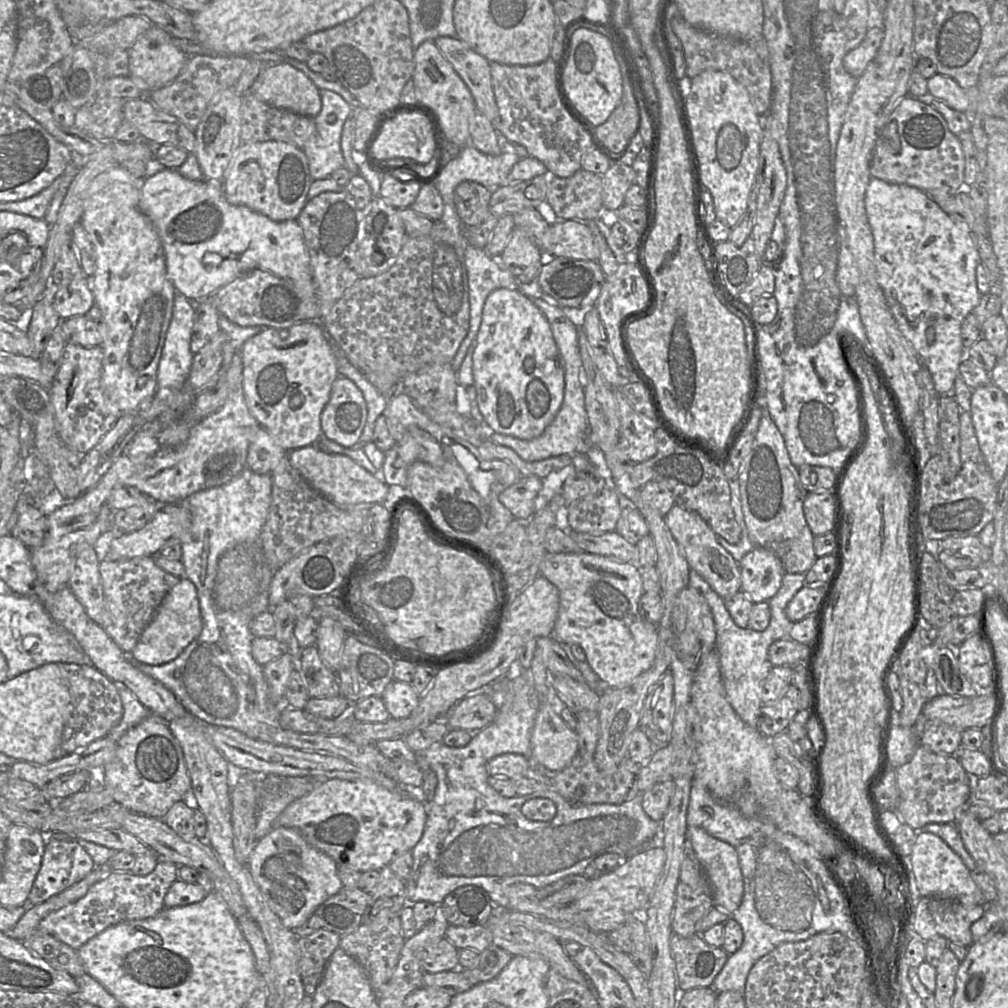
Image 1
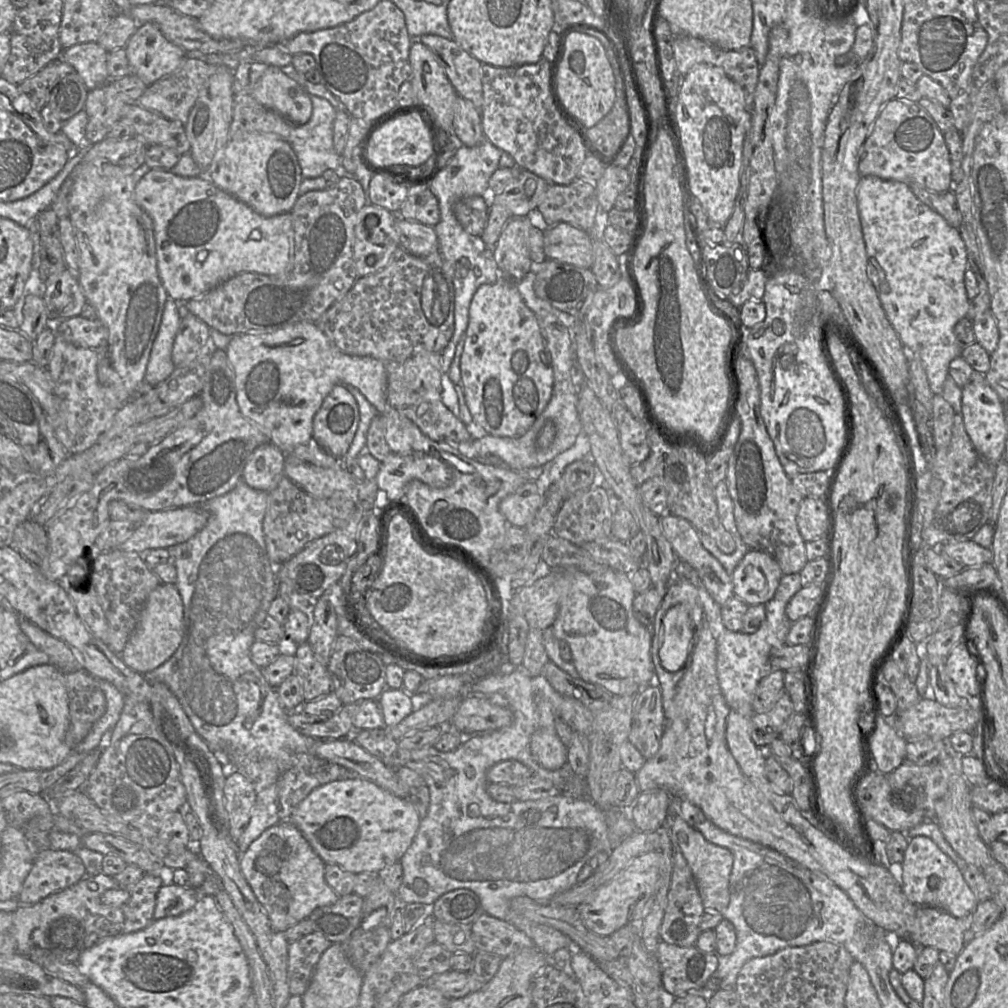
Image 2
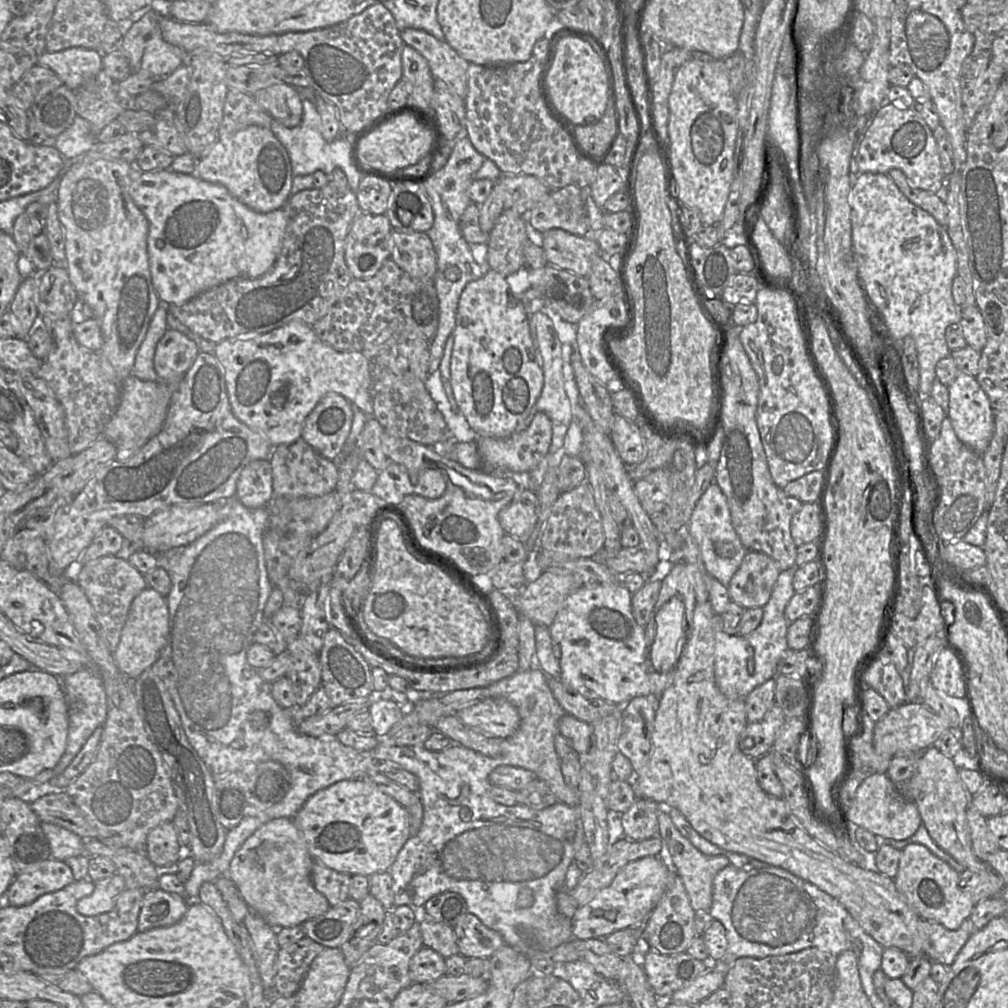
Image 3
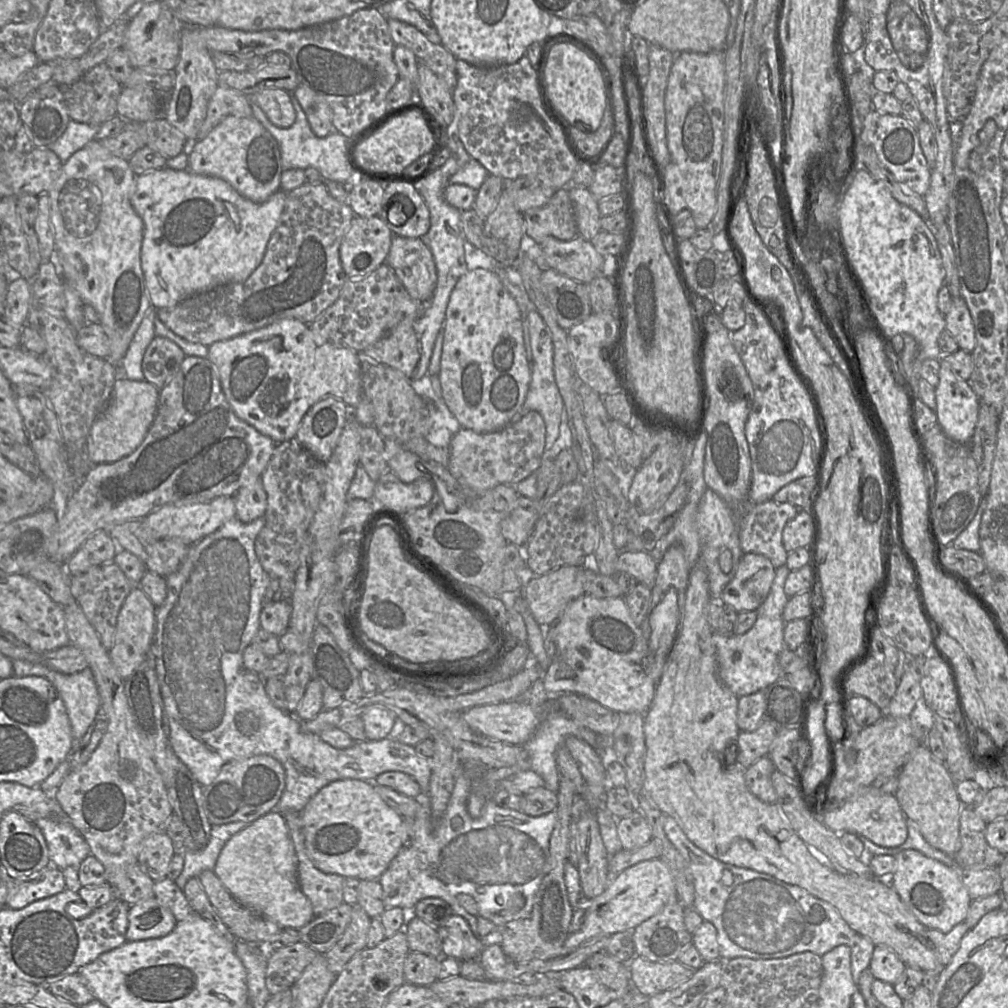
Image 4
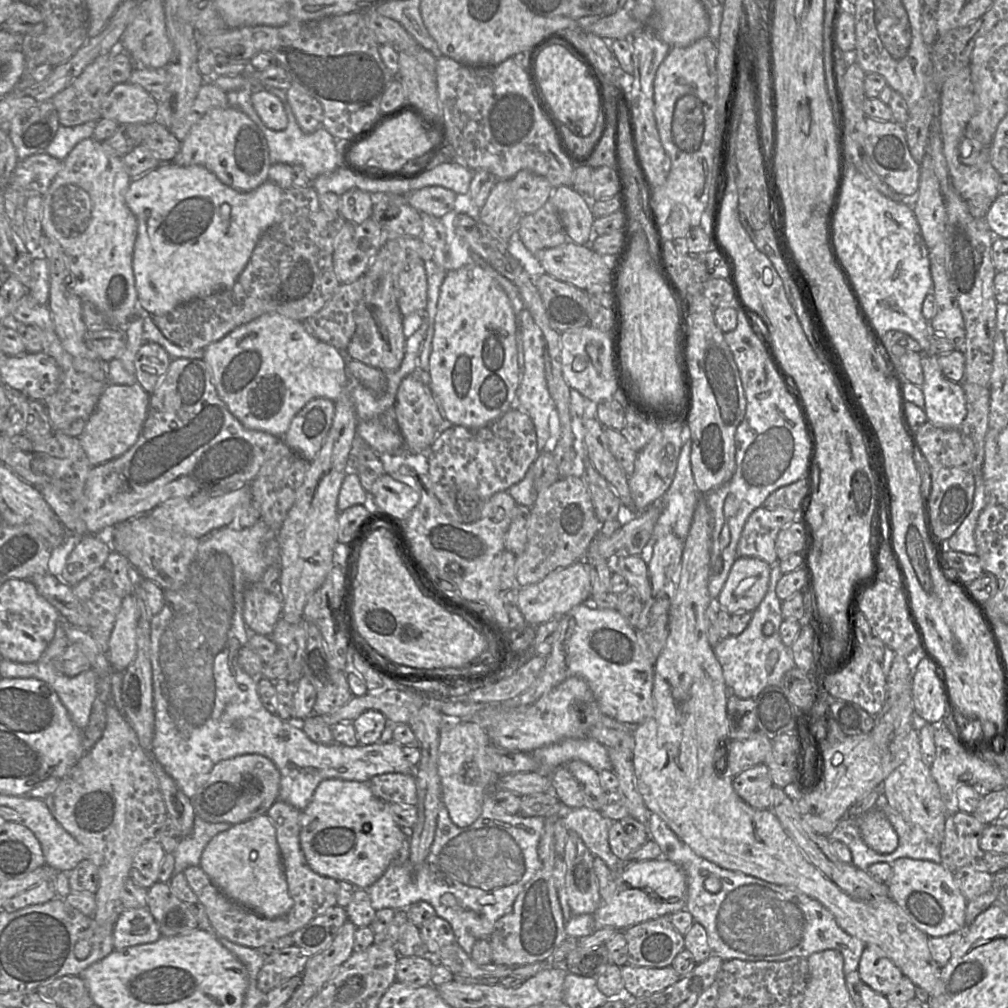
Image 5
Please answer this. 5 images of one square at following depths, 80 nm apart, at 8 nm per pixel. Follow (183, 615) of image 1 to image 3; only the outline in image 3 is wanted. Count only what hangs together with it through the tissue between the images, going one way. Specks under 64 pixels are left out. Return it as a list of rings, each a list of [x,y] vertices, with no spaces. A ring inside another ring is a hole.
[[[145,588],[135,597],[130,606],[120,642],[113,653],[118,669],[135,679],[158,660],[169,635],[170,618],[166,597],[152,588]]]

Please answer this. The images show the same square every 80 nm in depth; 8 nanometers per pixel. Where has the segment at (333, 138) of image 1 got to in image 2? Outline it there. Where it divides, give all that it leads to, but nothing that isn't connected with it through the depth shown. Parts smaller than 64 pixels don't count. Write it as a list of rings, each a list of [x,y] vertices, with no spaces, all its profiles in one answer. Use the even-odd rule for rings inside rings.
[[[311,96],[311,118],[301,126],[294,126],[288,143],[297,157],[303,178],[320,177],[326,170],[336,170],[341,164],[341,155],[338,155],[333,145],[333,121],[336,117],[336,108],[326,99]]]

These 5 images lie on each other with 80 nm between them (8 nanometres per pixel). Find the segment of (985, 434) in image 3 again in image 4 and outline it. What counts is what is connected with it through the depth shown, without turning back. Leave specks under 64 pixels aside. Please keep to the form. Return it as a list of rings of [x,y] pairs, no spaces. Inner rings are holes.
[[[940,361],[934,410],[942,431],[959,442],[969,441],[977,424],[979,406],[968,381],[955,376],[949,364]]]

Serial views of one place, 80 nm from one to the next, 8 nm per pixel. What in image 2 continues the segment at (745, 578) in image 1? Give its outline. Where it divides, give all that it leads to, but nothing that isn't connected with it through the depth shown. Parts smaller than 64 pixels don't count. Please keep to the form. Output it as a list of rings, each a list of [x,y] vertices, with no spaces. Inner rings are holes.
[[[749,550],[731,574],[733,594],[749,606],[765,605],[774,596],[782,576],[770,554]]]

